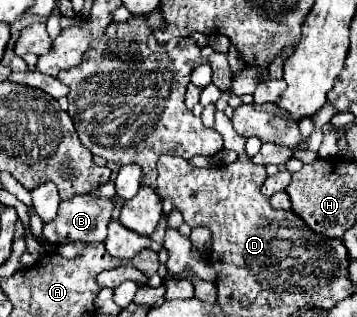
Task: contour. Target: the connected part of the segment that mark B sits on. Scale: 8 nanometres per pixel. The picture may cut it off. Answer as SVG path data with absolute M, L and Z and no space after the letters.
M87 194L63 200L53 222L43 226L43 234L51 244L103 242L111 220L113 204L107 198L91 198Z

